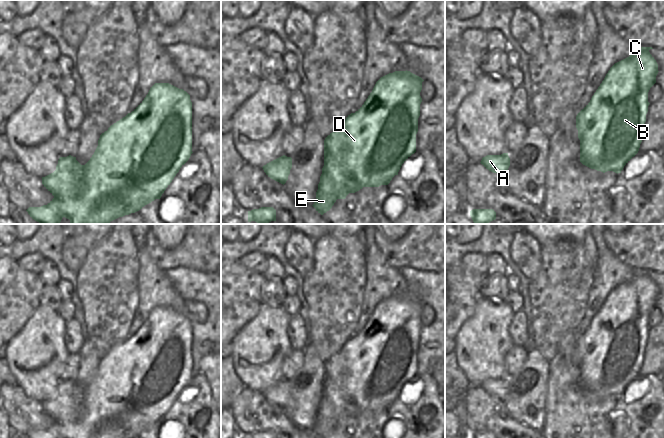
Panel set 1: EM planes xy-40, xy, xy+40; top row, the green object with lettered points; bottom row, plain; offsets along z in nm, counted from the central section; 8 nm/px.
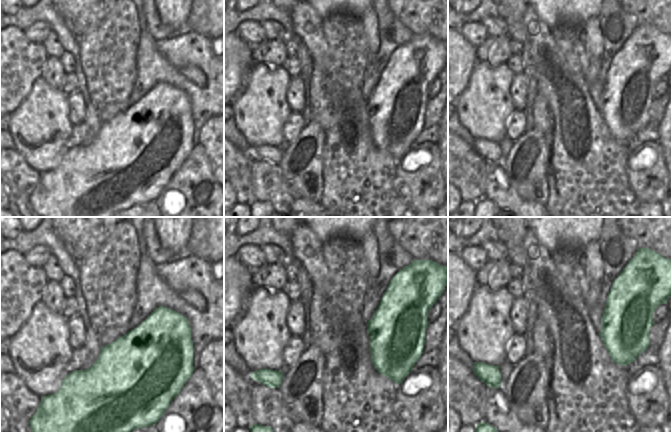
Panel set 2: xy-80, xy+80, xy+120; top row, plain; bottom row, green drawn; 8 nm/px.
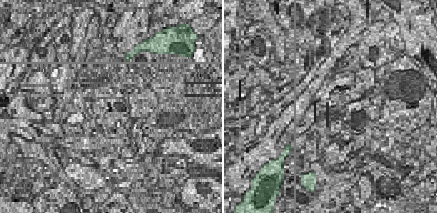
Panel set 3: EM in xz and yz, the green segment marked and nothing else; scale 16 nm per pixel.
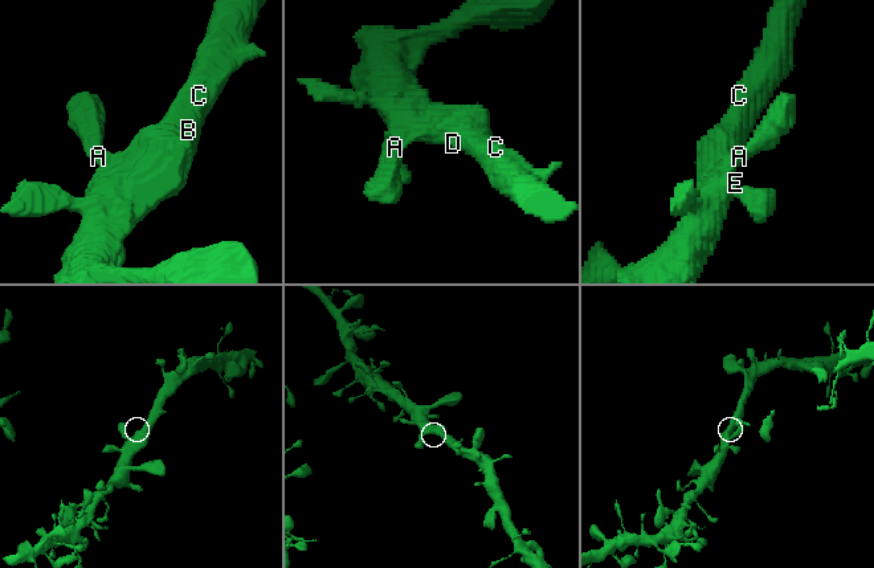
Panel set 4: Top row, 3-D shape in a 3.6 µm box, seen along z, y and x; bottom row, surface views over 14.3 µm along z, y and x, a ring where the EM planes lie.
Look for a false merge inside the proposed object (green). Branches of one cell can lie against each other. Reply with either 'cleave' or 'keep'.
keep

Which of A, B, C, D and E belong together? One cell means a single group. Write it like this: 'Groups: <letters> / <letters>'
Groups: A B C D E.

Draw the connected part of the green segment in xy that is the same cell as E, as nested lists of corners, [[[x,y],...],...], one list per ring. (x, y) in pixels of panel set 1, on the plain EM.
[[[395,295],[381,301],[375,308],[372,316],[364,326],[364,328],[355,336],[348,339],[342,348],[332,357],[330,357],[324,364],[324,390],[322,392],[322,398],[320,400],[320,406],[318,408],[318,414],[316,416],[316,424],[312,429],[316,435],[320,438],[324,438],[329,435],[337,423],[345,423],[349,417],[355,417],[363,411],[379,411],[381,409],[388,409],[398,396],[402,388],[416,376],[416,358],[418,356],[418,342],[420,340],[420,328],[422,322],[420,316],[422,314],[422,306],[424,304],[411,297],[410,295]]]

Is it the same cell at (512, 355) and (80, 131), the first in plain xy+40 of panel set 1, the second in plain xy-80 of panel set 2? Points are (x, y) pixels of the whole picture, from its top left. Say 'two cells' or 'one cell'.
one cell

